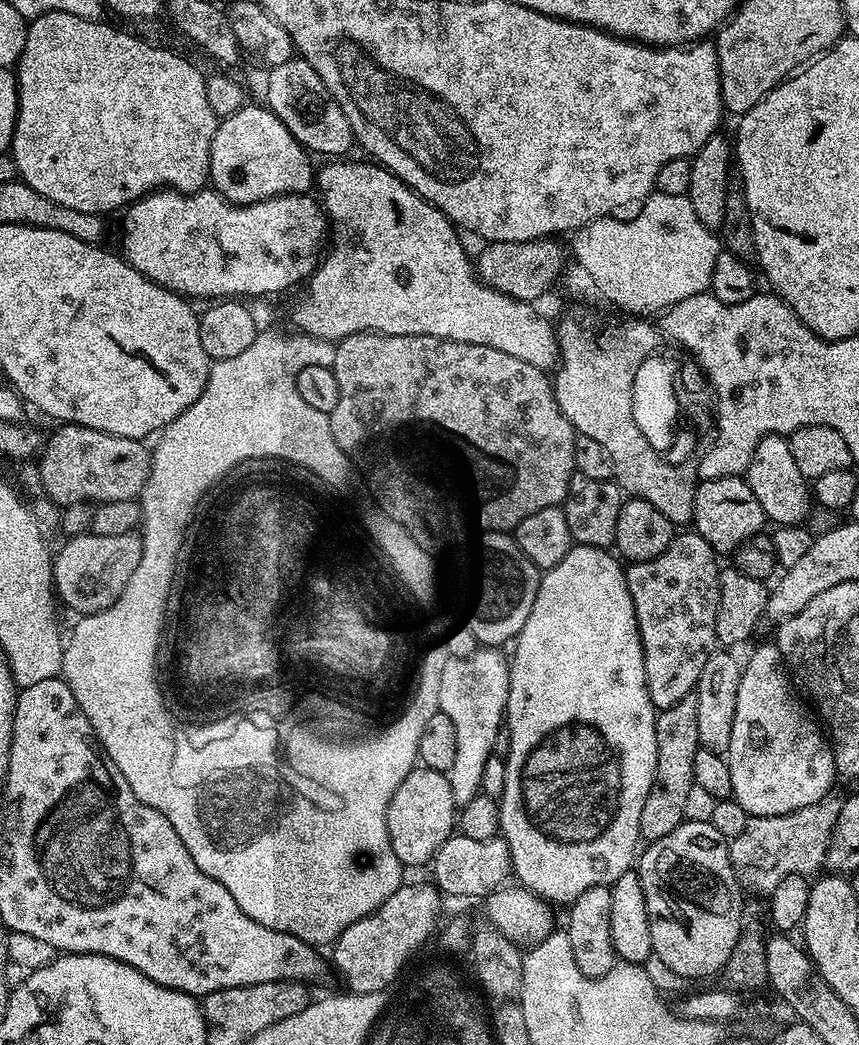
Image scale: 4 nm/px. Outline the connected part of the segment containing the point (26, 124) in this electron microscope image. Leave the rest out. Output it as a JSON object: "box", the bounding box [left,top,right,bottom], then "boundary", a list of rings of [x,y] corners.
{"box":[10,12,218,214],"boundary":[[[47,12],[35,17],[28,24],[26,46],[20,59],[14,65],[16,78],[16,125],[12,135],[10,155],[16,167],[17,177],[30,186],[30,190],[38,190],[42,198],[50,198],[50,202],[58,202],[58,206],[70,206],[70,210],[105,214],[115,208],[123,209],[135,200],[157,190],[173,192],[198,192],[209,183],[208,167],[210,166],[210,146],[216,133],[218,118],[214,110],[210,110],[210,102],[206,99],[205,73],[199,72],[190,61],[168,48],[159,48],[156,44],[147,44],[120,28],[111,28],[100,20],[78,18],[74,14]]]}

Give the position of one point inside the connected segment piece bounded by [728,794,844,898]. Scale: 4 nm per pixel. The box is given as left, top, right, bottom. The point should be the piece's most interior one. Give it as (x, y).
(769, 847)

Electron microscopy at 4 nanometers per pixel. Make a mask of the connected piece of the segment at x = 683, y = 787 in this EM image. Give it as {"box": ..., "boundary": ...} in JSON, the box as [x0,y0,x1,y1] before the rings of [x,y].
{"box":[640,698,701,842],"boundary":[[[689,698],[678,702],[678,706],[663,709],[656,718],[656,741],[658,742],[658,762],[656,763],[656,780],[652,784],[650,794],[646,798],[646,806],[642,806],[642,822],[640,823],[641,841],[651,842],[670,834],[678,825],[684,823],[688,815],[688,798],[694,782],[694,754],[701,748],[698,738],[698,706],[695,699]]]}

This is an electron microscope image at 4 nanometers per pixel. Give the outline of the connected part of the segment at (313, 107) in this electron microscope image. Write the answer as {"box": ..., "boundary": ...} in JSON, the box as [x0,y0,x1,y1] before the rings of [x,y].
{"box":[264,58,354,158],"boundary":[[[293,58],[274,66],[267,73],[268,81],[264,84],[264,96],[266,107],[274,113],[294,134],[294,138],[309,153],[324,156],[323,158],[344,158],[354,148],[354,137],[352,127],[342,114],[342,106],[326,90],[322,78],[309,64],[299,58]]]}

